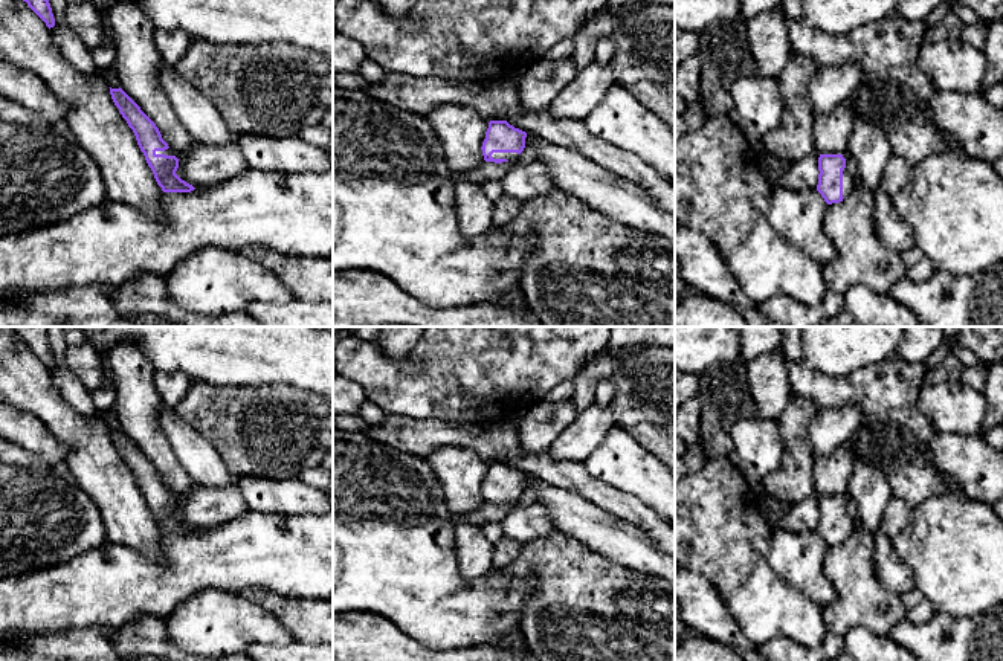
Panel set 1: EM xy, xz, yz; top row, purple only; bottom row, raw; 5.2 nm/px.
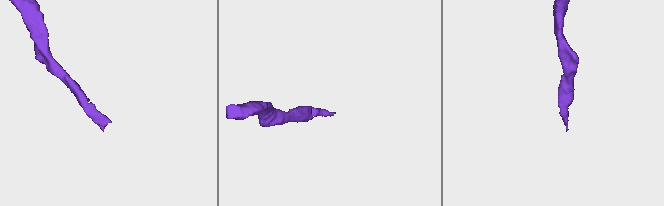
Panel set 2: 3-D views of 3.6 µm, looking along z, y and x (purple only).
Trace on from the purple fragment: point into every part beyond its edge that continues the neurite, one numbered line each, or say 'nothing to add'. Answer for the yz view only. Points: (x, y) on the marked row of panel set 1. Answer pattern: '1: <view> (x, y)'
1: yz (848, 180)

